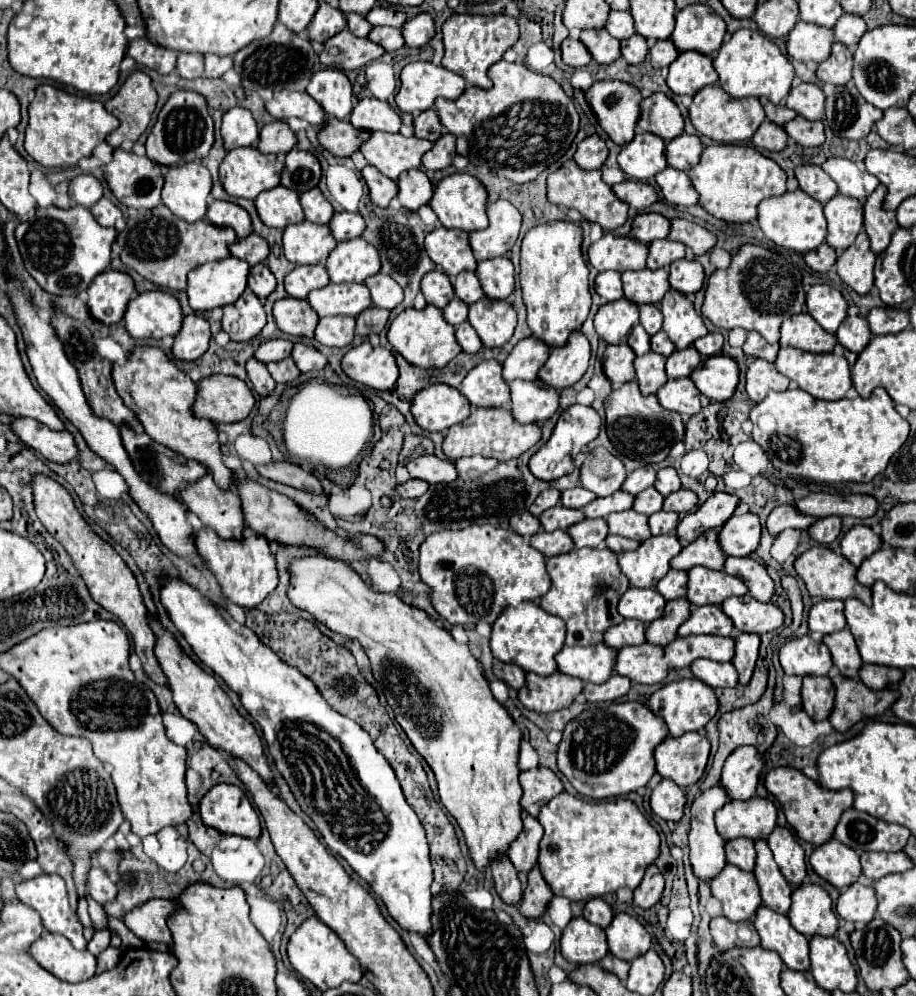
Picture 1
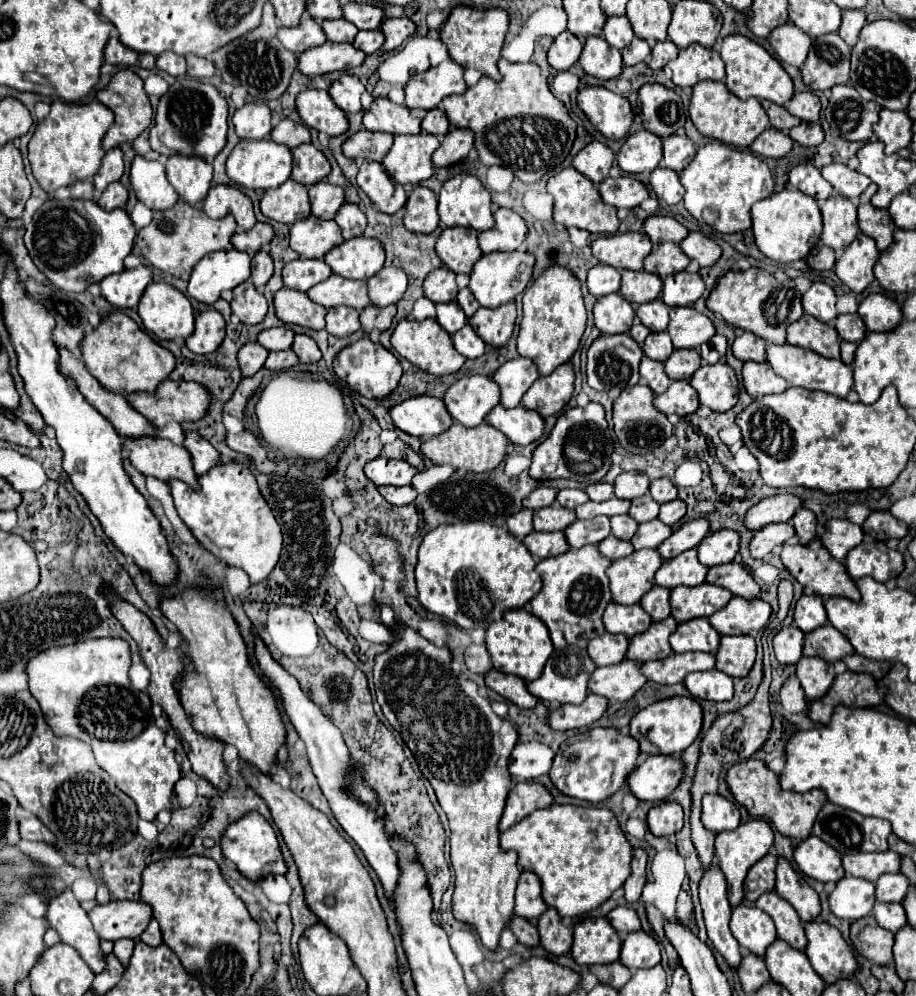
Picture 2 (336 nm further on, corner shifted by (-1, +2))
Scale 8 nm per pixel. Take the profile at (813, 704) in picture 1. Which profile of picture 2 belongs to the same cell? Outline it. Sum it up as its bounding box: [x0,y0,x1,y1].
[797,658,835,700]

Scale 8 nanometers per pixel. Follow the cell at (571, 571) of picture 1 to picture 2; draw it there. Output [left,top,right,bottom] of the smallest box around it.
[531,546,613,650]

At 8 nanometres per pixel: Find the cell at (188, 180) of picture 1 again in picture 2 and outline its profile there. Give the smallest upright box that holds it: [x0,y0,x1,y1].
[165,156,213,206]

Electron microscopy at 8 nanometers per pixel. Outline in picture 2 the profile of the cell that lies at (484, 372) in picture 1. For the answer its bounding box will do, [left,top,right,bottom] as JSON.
[443,374,499,428]

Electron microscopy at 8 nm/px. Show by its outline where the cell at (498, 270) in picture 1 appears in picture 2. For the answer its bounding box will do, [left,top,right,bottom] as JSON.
[469,250,535,308]

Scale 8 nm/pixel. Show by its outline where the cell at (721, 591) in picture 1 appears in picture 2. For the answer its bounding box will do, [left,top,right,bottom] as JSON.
[671,584,733,624]

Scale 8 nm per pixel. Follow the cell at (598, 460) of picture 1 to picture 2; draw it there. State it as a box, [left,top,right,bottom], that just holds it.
[585,482,613,502]

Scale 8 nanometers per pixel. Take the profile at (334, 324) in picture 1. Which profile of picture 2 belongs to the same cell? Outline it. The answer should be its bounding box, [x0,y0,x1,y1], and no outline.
[325,306,359,338]

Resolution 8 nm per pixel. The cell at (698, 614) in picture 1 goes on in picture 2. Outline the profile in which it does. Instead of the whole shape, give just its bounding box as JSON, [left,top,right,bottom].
[669,618,721,654]

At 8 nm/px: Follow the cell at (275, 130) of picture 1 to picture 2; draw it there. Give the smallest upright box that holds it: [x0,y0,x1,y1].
[271,120,311,150]

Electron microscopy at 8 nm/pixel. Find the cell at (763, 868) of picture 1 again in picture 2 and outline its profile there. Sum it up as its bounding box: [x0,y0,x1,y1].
[755,890,807,950]

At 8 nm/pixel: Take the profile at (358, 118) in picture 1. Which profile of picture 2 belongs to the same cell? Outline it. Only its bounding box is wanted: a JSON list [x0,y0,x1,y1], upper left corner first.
[363,98,421,134]

